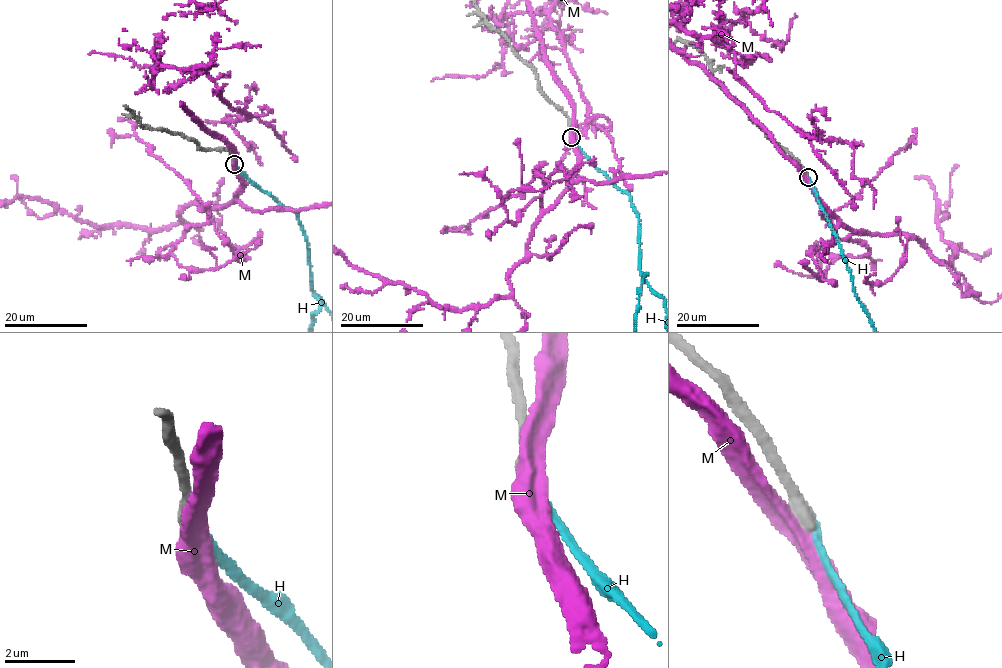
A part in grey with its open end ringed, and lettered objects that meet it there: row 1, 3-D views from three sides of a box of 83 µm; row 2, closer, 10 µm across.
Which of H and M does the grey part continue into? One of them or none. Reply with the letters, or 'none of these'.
H

